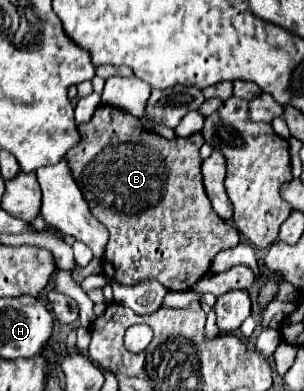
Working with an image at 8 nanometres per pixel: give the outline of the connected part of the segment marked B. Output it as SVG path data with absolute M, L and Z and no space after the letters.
M100 105L88 123L78 125L78 131L82 141L66 153L66 161L90 211L110 233L102 257L102 271L106 279L122 285L158 281L168 291L188 291L208 273L216 253L240 243L238 231L214 213L206 197L200 171L200 145L204 143L200 133L168 141L158 133L142 129L132 115L126 115L124 109L110 105Z

